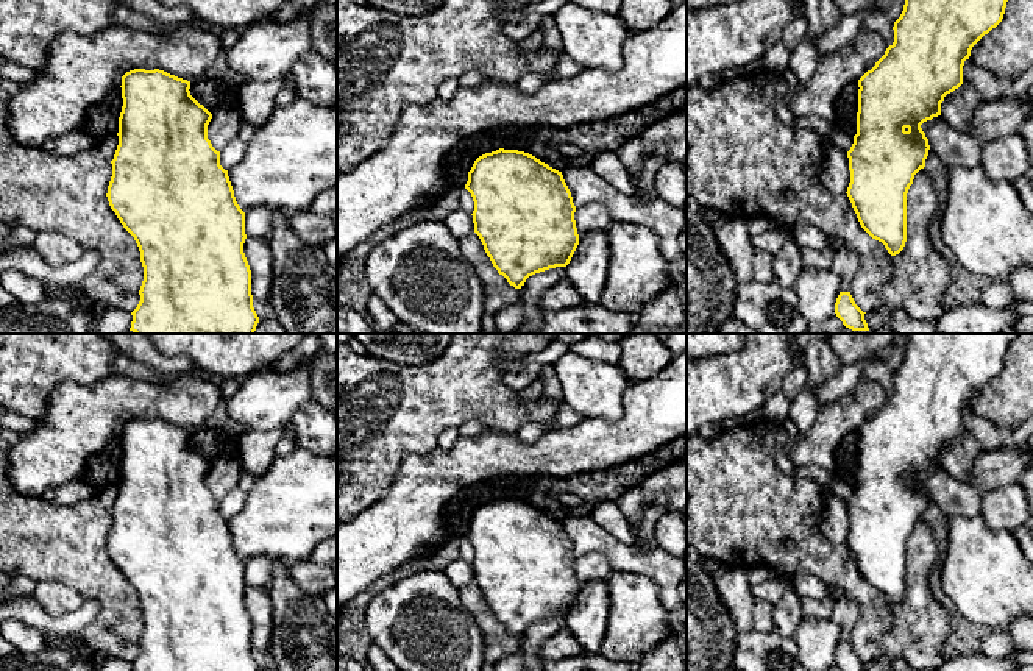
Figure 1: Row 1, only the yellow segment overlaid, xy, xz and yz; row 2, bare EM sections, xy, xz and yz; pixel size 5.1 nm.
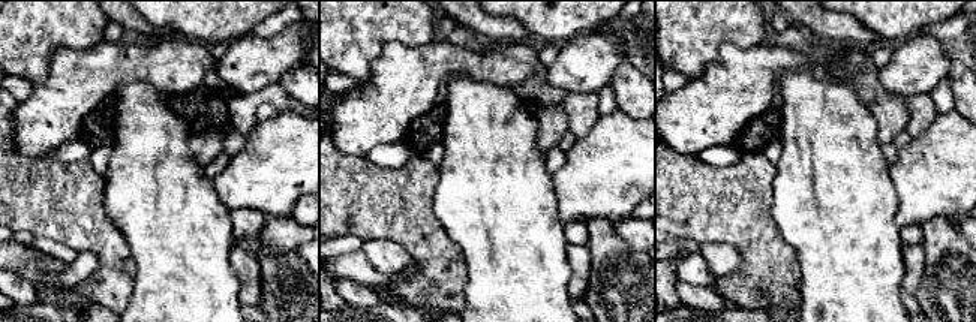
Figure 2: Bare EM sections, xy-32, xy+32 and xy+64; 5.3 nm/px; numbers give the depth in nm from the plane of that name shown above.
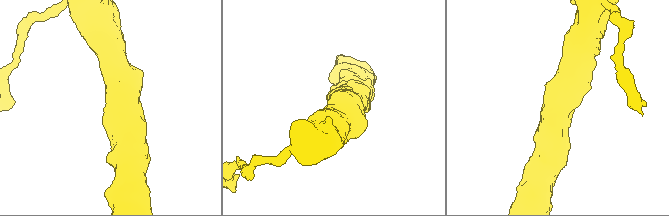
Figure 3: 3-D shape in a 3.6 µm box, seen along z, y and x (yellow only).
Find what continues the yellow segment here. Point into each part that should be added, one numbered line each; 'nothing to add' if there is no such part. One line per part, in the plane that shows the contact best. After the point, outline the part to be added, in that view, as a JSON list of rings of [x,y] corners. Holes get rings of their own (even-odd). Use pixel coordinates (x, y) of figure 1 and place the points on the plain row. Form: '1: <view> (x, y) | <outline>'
nothing to add

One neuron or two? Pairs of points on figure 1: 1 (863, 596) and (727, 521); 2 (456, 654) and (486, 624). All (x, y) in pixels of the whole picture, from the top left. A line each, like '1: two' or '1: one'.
1: one
2: two

